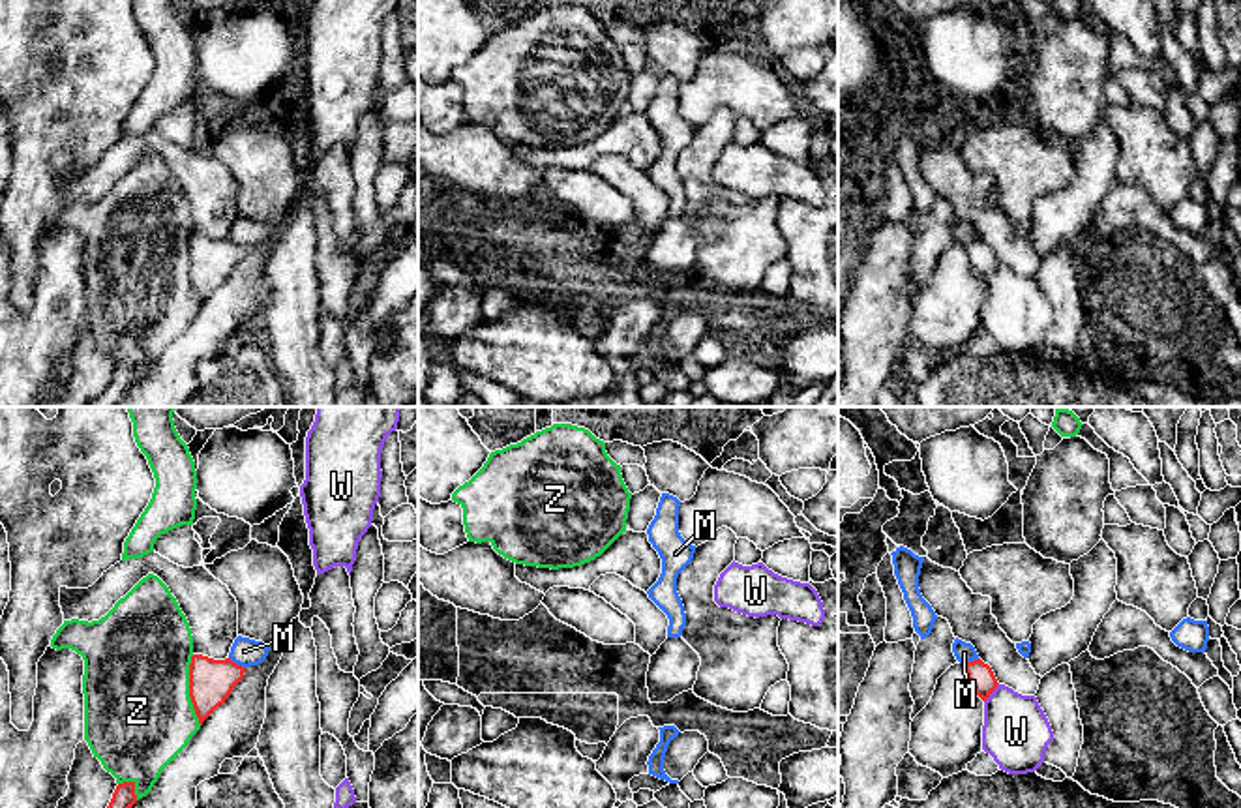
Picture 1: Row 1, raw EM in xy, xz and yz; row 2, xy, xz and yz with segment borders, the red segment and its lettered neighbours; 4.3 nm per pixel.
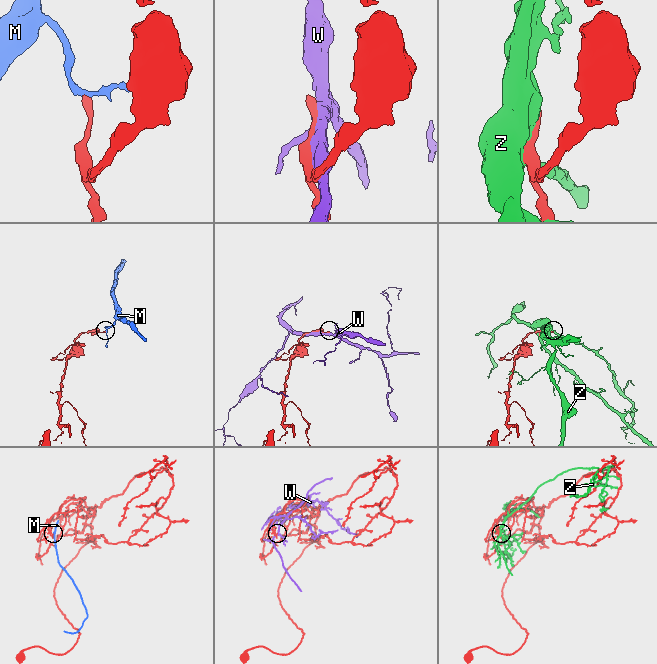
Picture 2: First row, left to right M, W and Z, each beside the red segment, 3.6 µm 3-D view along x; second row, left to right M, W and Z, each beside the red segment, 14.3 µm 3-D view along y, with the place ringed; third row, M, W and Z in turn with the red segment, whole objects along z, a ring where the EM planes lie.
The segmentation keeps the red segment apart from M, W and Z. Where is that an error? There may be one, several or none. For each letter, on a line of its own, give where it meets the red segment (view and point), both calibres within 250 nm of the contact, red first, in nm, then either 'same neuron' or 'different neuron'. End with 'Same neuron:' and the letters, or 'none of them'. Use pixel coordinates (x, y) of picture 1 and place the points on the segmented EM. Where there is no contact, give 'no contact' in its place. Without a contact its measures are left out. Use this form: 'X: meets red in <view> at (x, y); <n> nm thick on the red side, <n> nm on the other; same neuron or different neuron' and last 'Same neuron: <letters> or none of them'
M: meets red in xy at (237, 664); 190 nm thick on the red side, 120 nm on the other; different neuron
W: meets red in yz at (992, 690); 120 nm thick on the red side, 280 nm on the other; different neuron
Z: meets red in xy at (190, 690); 190 nm thick on the red side, 460 nm on the other; different neuron
Same neuron: none of them

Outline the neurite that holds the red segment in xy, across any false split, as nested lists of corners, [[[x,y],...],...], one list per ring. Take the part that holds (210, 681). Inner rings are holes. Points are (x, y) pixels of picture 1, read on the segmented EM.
[[[193,654],[189,664],[189,697],[202,722],[225,703],[232,688],[244,679],[246,667],[231,658],[214,660],[202,654]]]

